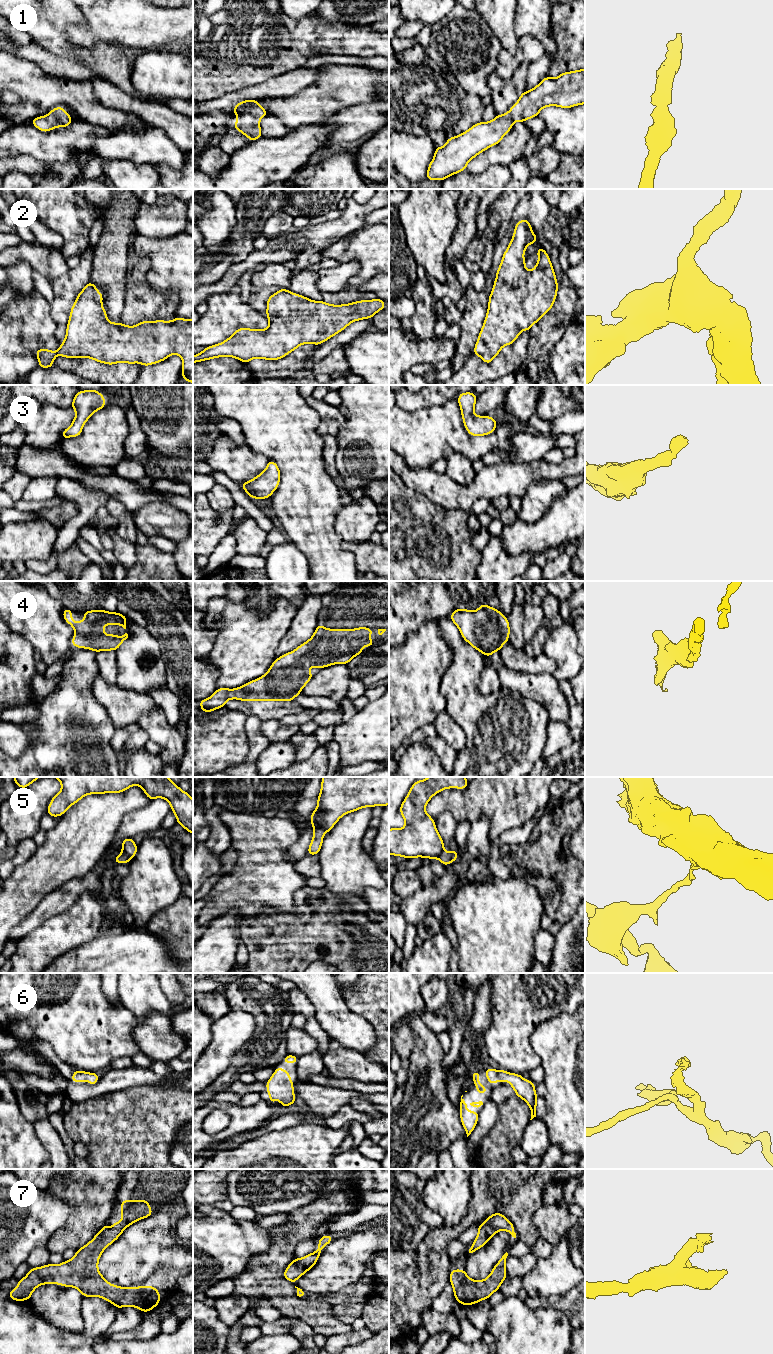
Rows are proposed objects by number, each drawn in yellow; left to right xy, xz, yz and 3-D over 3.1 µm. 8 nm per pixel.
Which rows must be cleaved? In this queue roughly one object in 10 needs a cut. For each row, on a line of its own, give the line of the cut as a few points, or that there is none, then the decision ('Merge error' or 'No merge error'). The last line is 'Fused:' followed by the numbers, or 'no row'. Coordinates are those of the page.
1: No split. No merge error
2: No split. No merge error
3: No split. No merge error
4: No split. No merge error
5: Split along xz (312, 824), (325, 832). Merge error
6: No split. No merge error
7: No split. No merge error
Fused: 5

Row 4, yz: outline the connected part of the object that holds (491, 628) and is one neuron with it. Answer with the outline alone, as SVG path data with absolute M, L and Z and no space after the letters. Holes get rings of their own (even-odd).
M484 603L476 611L455 609L450 619L459 628L463 639L488 657L508 642L508 619Z

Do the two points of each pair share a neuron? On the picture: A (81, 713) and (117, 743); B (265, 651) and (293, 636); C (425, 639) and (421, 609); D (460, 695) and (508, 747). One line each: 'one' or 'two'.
A: two
B: two
C: two
D: one

